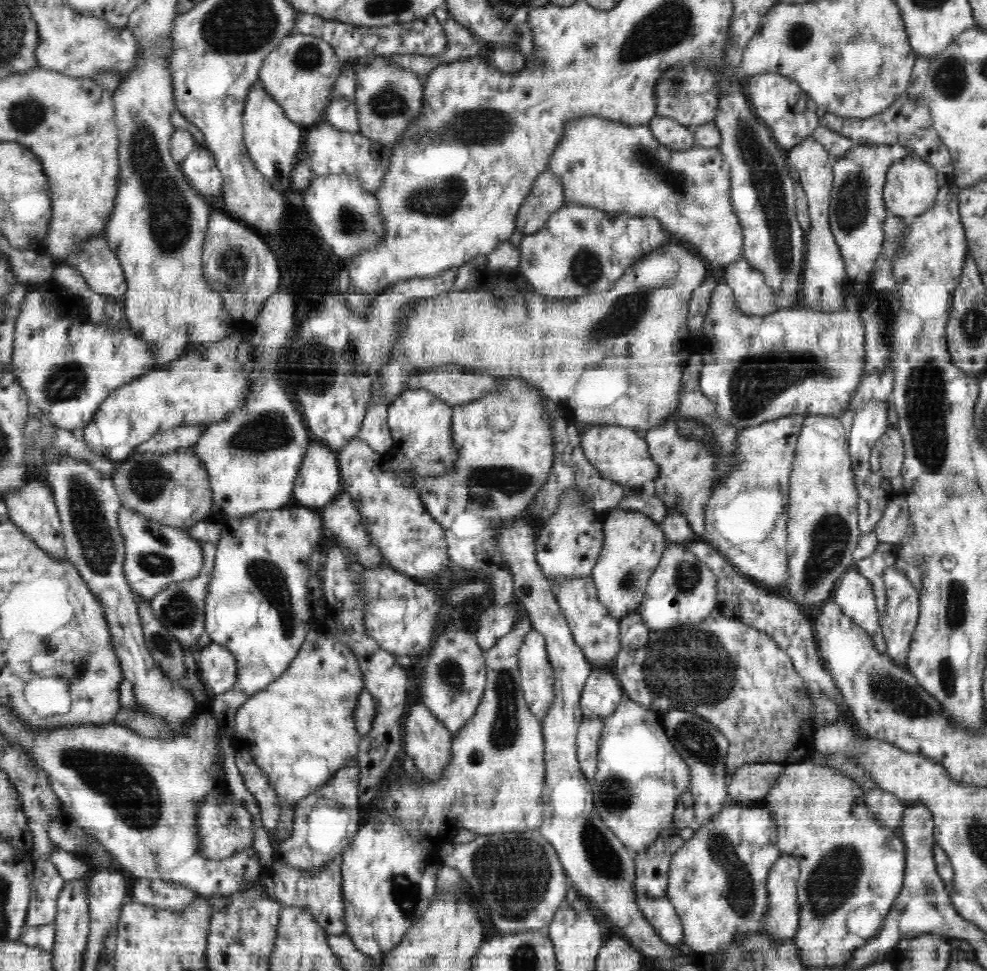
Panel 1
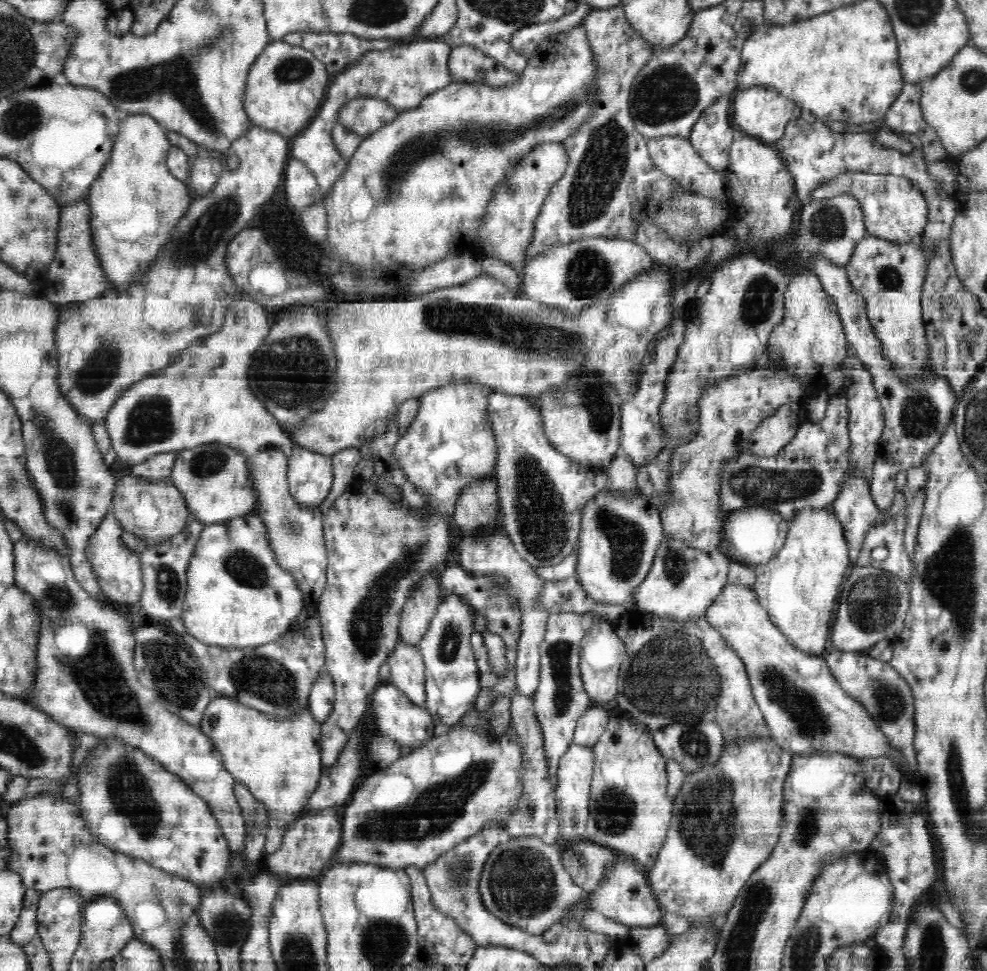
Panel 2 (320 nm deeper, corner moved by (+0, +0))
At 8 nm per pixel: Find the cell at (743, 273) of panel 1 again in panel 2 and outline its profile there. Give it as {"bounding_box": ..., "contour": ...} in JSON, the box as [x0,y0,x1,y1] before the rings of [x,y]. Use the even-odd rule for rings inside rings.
{"bounding_box":[636,252,791,511],"contour":[[[754,252],[740,258],[722,260],[710,272],[710,277],[711,287],[700,298],[696,319],[685,328],[676,360],[668,373],[664,402],[660,407],[660,425],[666,435],[666,448],[651,461],[646,461],[646,466],[642,466],[636,474],[636,485],[641,494],[659,511],[670,504],[670,460],[674,450],[689,443],[687,439],[695,432],[693,428],[699,423],[698,410],[702,394],[714,386],[714,382],[726,376],[750,372],[765,358],[773,328],[784,318],[785,292],[791,281],[781,269],[763,262]]]}

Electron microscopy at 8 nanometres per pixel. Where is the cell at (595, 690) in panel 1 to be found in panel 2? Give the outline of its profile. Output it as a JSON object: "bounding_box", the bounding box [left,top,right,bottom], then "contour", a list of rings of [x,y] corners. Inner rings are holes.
{"bounding_box":[573,704,609,747],"contour":[[[592,704],[578,720],[573,743],[593,747],[604,732],[609,718],[608,709],[603,705]]]}

